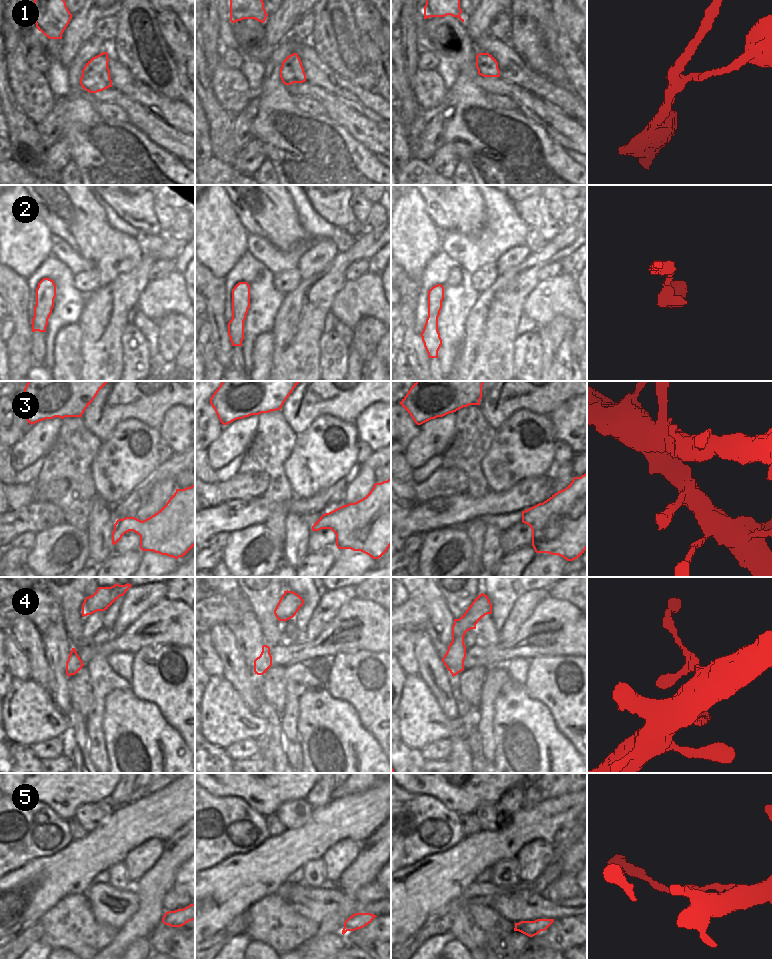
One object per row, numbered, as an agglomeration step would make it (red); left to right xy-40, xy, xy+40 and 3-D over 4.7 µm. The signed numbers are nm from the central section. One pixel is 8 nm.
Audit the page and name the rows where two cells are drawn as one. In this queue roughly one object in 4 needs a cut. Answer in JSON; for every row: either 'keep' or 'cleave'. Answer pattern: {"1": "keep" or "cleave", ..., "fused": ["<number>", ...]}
{"1": "keep", "2": "keep", "3": "keep", "4": "keep", "5": "cleave", "fused": ["5"]}

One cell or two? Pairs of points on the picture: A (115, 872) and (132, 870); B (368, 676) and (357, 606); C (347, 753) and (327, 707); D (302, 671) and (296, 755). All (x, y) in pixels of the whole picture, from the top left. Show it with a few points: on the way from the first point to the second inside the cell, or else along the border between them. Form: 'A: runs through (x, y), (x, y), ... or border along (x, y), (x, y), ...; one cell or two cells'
A: border along (123, 861), (126, 867), (127, 879), (130, 882); two cells
B: border along (380, 652), (355, 651), (341, 653); two cells
C: runs through (342, 742), (327, 724), (327, 718); one cell
D: runs through (294, 692), (291, 701), (290, 734); one cell

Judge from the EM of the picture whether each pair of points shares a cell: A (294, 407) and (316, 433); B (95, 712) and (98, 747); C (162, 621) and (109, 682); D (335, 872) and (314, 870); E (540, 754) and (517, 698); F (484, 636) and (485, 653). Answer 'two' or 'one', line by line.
A: two
B: one
C: two
D: two
E: one
F: two

